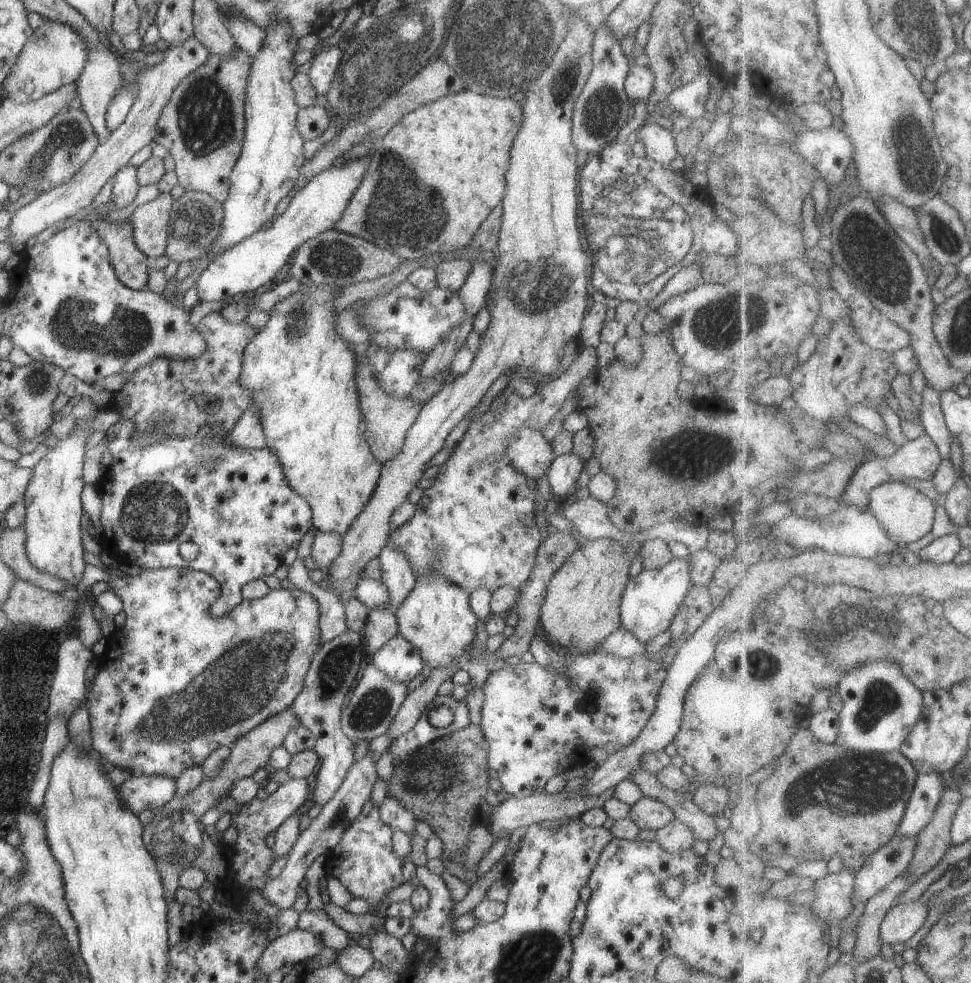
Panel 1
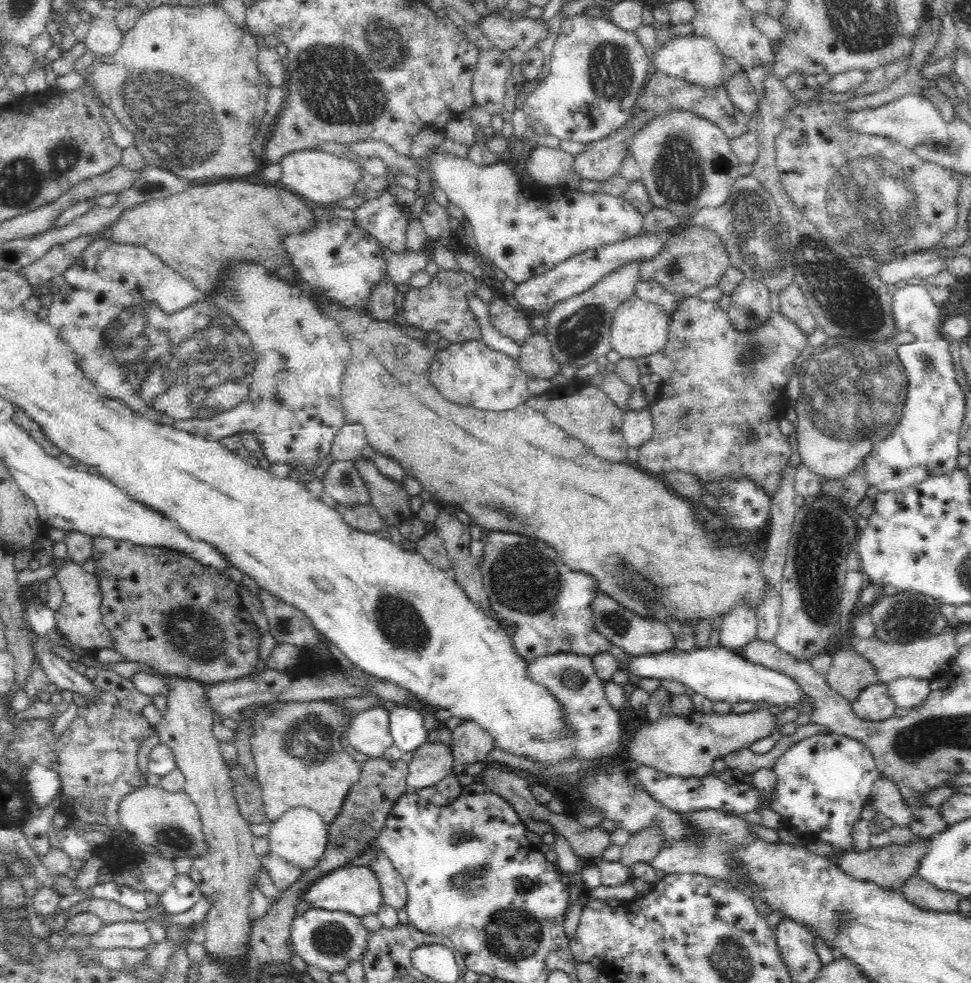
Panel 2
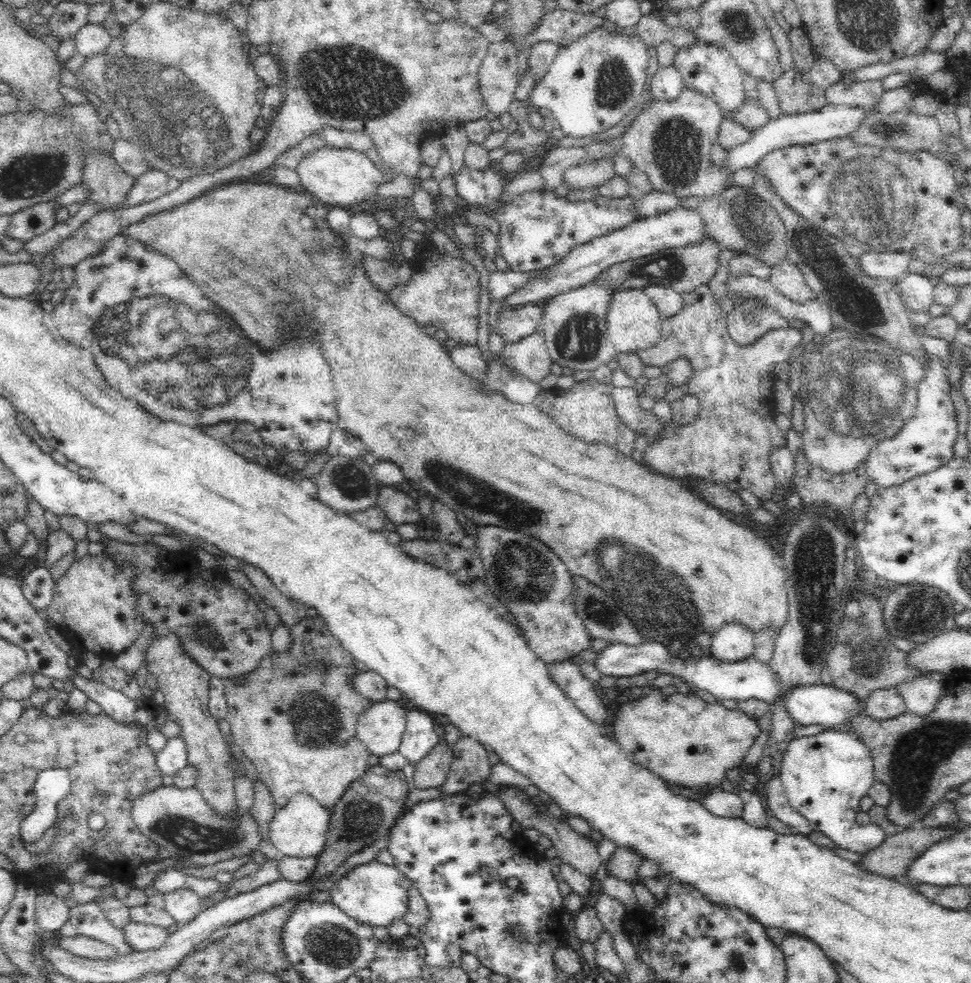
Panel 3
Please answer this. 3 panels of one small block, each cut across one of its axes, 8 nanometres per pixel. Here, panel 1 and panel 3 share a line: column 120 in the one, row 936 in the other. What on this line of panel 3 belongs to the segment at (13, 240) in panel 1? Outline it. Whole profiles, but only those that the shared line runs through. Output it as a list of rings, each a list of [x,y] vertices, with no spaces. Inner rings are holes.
[[[134,921],[127,922],[122,929],[125,940],[134,951],[156,950],[167,941],[170,934],[167,928]]]

